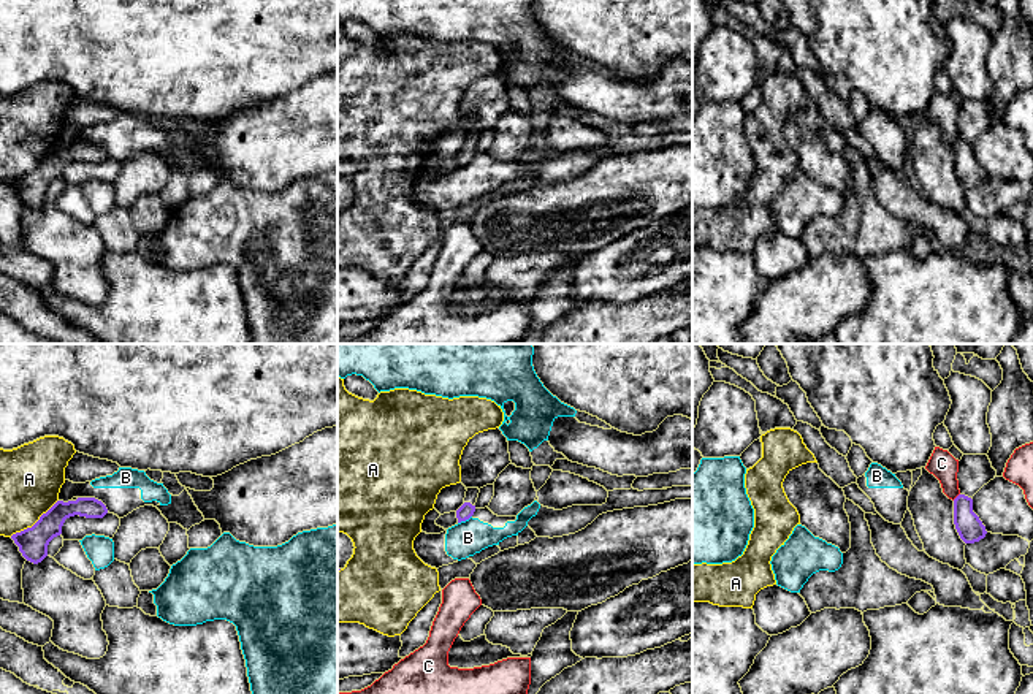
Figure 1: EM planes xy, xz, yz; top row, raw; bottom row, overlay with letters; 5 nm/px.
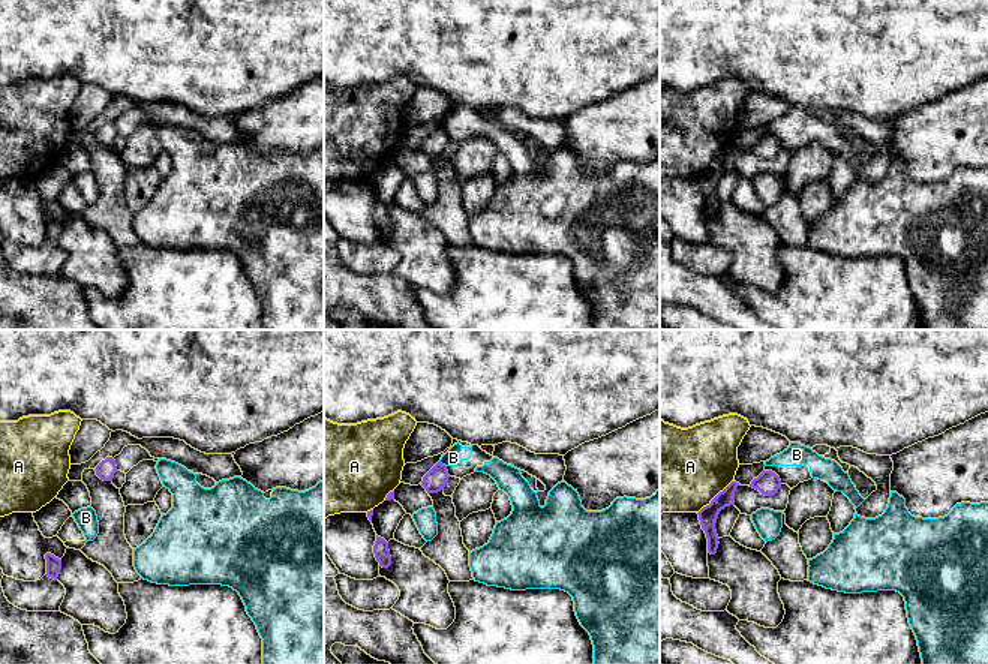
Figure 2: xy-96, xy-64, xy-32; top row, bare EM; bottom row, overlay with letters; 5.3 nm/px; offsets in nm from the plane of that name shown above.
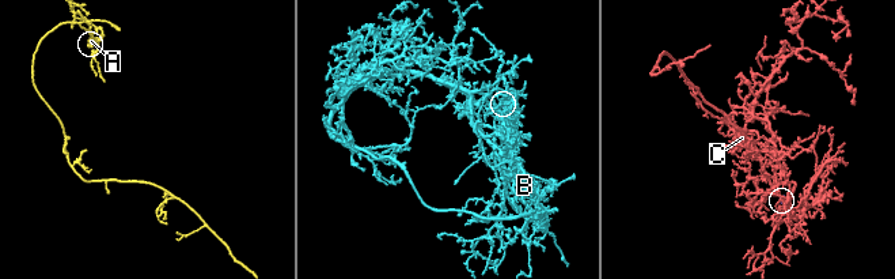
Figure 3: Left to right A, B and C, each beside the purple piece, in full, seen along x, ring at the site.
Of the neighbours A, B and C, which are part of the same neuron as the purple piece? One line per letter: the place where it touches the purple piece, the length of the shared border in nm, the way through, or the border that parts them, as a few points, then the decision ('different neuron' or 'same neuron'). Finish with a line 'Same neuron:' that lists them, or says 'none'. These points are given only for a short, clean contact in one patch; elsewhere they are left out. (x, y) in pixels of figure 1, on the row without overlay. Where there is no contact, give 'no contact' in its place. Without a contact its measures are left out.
A: meets purple in xy at (35, 168); contact 320 nm long; different neuron
B: meets purple in xz at (465, 165); contact 80 nm long; border along xz (471, 160), (458, 168); different neuron
C: meets purple in yz at (957, 141); contact 50 nm long; border along yz (959, 138), (952, 144); different neuron
Same neuron: none

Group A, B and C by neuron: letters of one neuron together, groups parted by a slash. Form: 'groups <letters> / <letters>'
groups A / B / C

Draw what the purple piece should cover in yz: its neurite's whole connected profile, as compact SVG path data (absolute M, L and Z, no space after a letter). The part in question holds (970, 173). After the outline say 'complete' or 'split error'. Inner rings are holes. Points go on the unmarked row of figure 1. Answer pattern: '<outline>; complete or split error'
M965 139L954 144L954 170L965 189L979 187L987 179L985 171L973 157L973 144Z; complete

